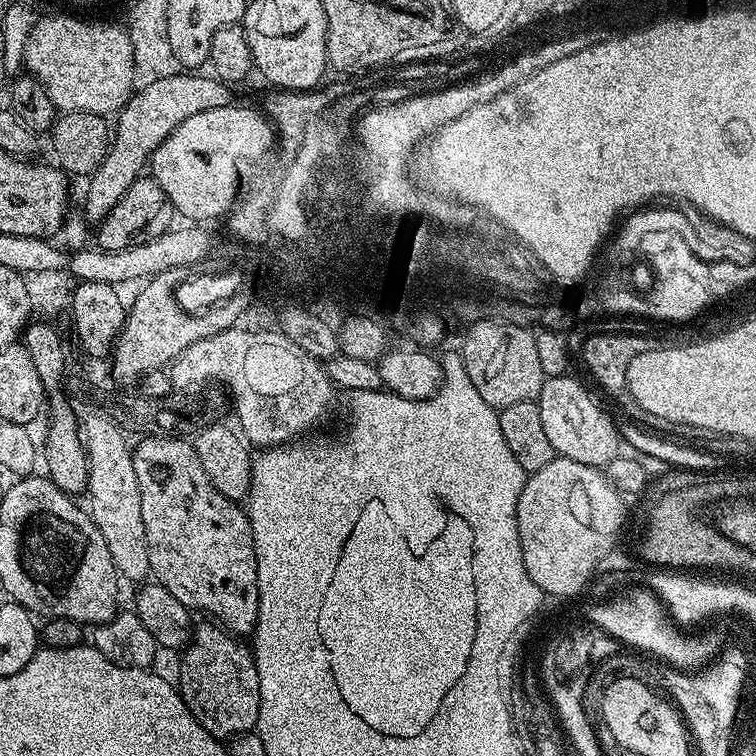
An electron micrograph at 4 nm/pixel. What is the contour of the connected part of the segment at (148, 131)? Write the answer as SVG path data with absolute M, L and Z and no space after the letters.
M181 74L145 84L120 110L108 154L102 166L87 181L82 214L89 225L98 226L104 220L118 204L118 198L122 198L135 180L141 179L143 172L140 171L149 167L152 152L158 150L158 146L162 146L186 118L194 118L194 114L202 114L202 110L233 107L233 89L229 85L211 74L200 75L204 74Z

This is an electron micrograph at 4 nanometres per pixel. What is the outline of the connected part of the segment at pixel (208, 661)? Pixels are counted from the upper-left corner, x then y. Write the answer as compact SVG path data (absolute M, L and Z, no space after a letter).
M212 622L204 624L192 633L190 643L183 649L184 657L180 660L180 680L178 687L180 697L186 706L198 718L198 722L211 736L217 738L235 738L244 733L251 733L258 722L260 709L260 687L258 686L258 670L256 657L247 643L241 642L231 632L217 626Z

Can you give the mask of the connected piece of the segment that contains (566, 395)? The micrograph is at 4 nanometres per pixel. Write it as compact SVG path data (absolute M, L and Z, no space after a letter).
M568 374L562 376L549 376L545 379L542 390L540 391L540 399L538 403L540 406L540 413L542 414L542 427L546 429L546 439L550 441L550 446L554 446L557 456L565 456L574 462L582 462L586 466L594 466L595 468L599 468L601 470L607 469L608 464L614 461L614 458L622 452L622 441L617 421L612 421L611 418L608 417L602 409L600 409L599 402L596 401L595 398L592 397L591 394L588 393L578 381L571 380L570 377L571 375Z

